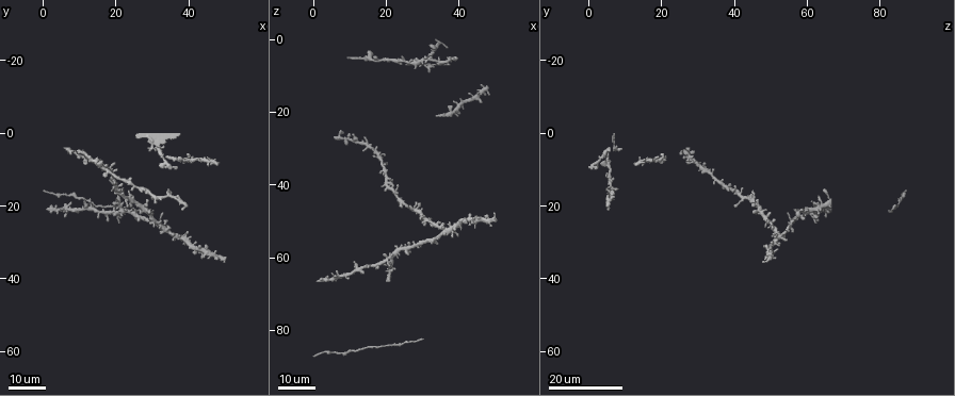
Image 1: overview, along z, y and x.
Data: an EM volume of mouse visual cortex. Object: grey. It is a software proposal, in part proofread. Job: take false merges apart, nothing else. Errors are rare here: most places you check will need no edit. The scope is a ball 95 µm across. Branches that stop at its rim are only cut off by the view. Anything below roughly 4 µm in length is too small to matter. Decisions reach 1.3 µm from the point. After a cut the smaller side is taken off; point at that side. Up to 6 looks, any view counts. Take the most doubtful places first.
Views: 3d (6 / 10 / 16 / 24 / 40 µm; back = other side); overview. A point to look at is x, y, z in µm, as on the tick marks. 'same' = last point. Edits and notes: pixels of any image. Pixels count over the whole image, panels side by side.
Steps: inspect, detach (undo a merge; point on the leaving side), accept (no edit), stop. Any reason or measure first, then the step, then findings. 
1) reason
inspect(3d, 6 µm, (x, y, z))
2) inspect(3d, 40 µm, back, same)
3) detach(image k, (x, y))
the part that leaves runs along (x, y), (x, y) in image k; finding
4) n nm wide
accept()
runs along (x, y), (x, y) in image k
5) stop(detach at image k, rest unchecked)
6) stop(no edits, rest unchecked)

four-way junction
inspect(3d, 24 µm, (21.5, 21.0, 61.0))

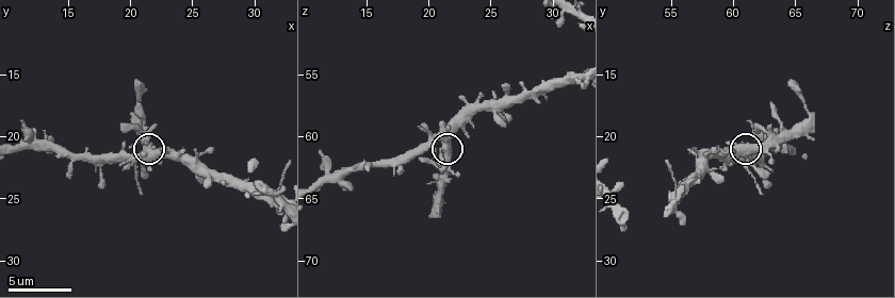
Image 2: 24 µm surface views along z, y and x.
inspect(3d, 10 µm, (21.2, 21.4, 60.6))

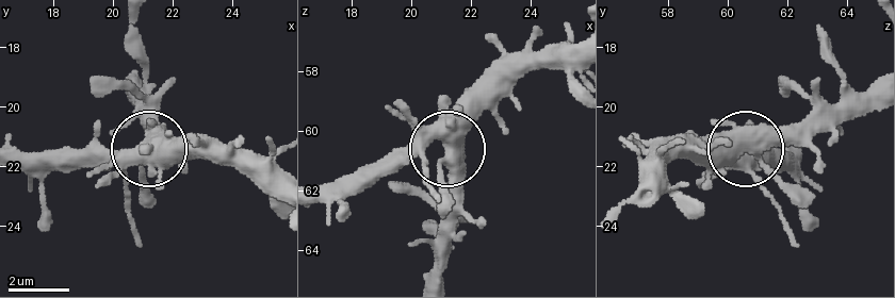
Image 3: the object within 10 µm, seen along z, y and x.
inspect(3d, 10 µm, back, (21.2, 21.3, 60.5))

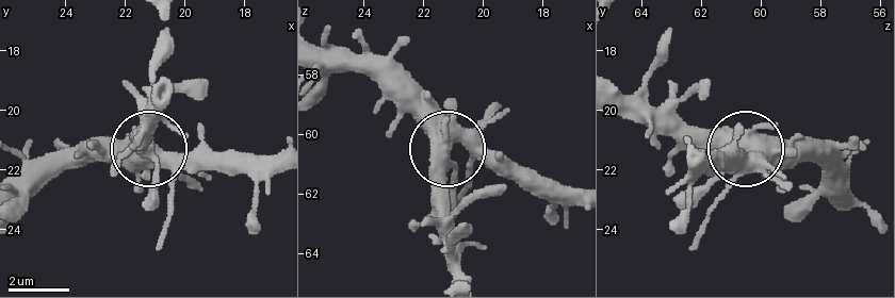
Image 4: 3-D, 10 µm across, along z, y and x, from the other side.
side arm 23 µm
accept()
runs along (315, 48), (377, 81), (445, 147), (476, 143), (527, 165) in image 4; one neuron here

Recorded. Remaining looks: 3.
three-way junction
inspect(3d, 24 µm, (15.0, 8.0, 28.5))

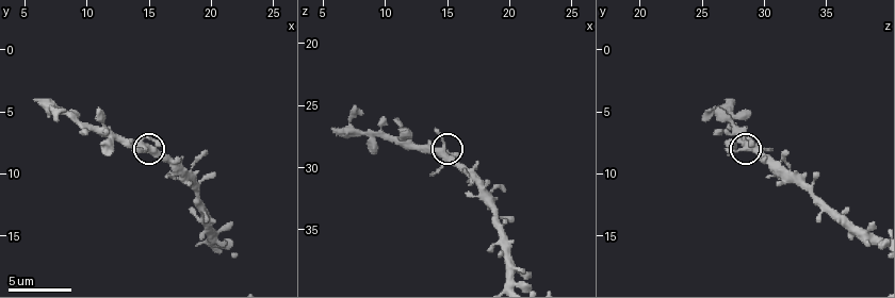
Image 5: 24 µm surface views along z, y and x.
inspect(3d, 10 µm, (14.4, 8.0, 28.4))

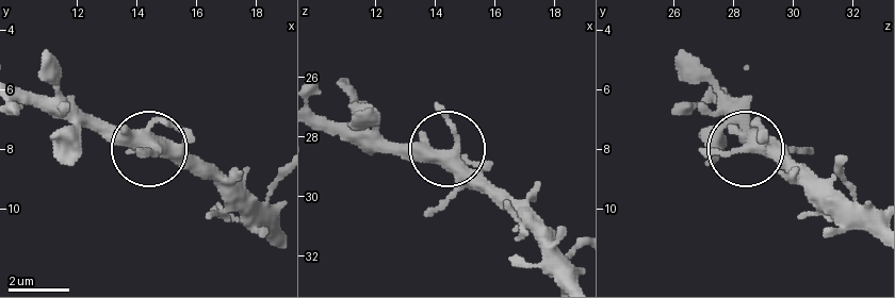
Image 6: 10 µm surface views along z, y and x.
accept()
runs along (272, 241), (215, 185), (169, 156), (85, 127), (65, 136) in image 6; continuous, no second neuron

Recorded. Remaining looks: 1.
small branch off a trunk
inspect(3d, 10 µm, (17.8, 9.8, 31.8))

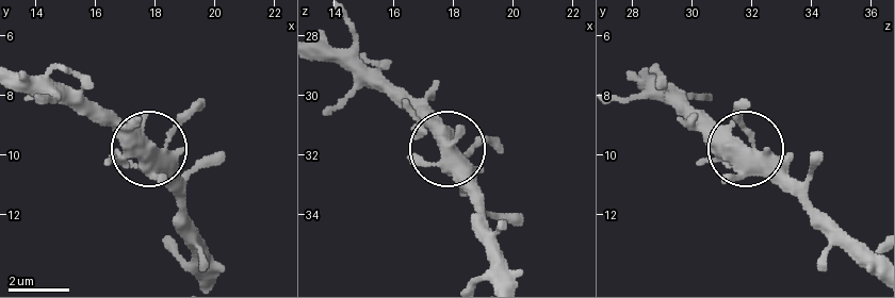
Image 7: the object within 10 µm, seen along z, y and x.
accept()
runs along (511, 280), (476, 181), (456, 153), (489, 143), (502, 148) in image 7; continuous, no second neuron

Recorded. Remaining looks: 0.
stop(no edits, rest unchecked)

